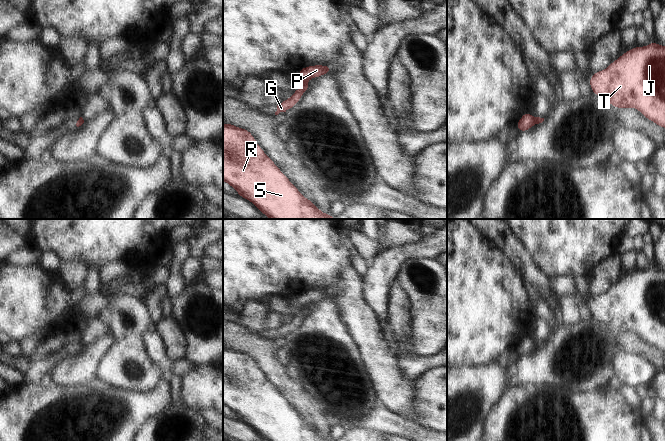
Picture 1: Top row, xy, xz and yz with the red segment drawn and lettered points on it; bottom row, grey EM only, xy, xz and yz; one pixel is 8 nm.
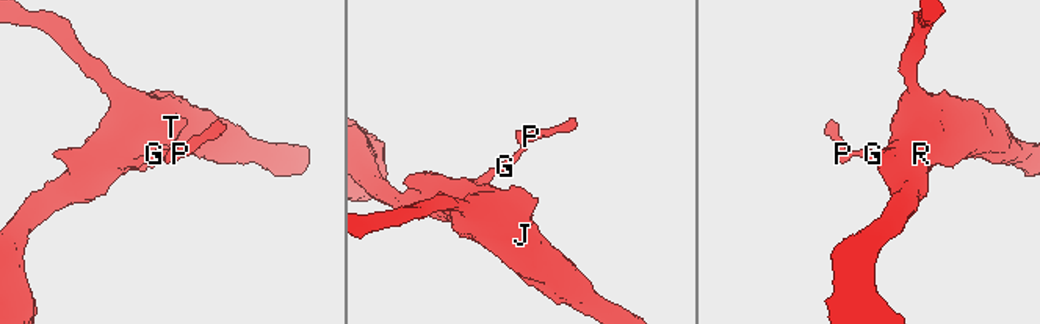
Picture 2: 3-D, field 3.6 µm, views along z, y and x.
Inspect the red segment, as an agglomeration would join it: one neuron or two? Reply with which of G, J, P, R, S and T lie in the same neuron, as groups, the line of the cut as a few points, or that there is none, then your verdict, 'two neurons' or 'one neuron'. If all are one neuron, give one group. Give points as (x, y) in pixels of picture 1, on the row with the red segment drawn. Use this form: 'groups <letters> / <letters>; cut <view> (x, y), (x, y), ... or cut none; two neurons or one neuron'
groups G J R S T / P; cut xz (303, 81), (306, 83); two neurons

